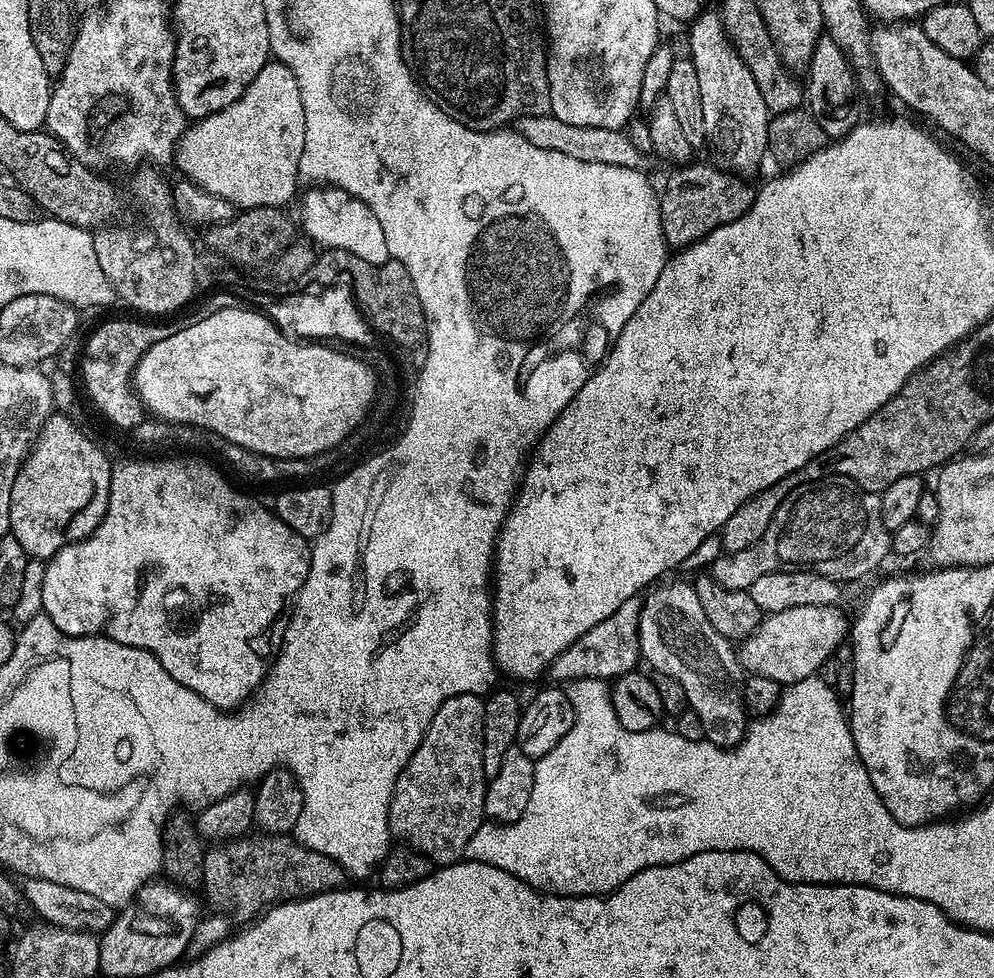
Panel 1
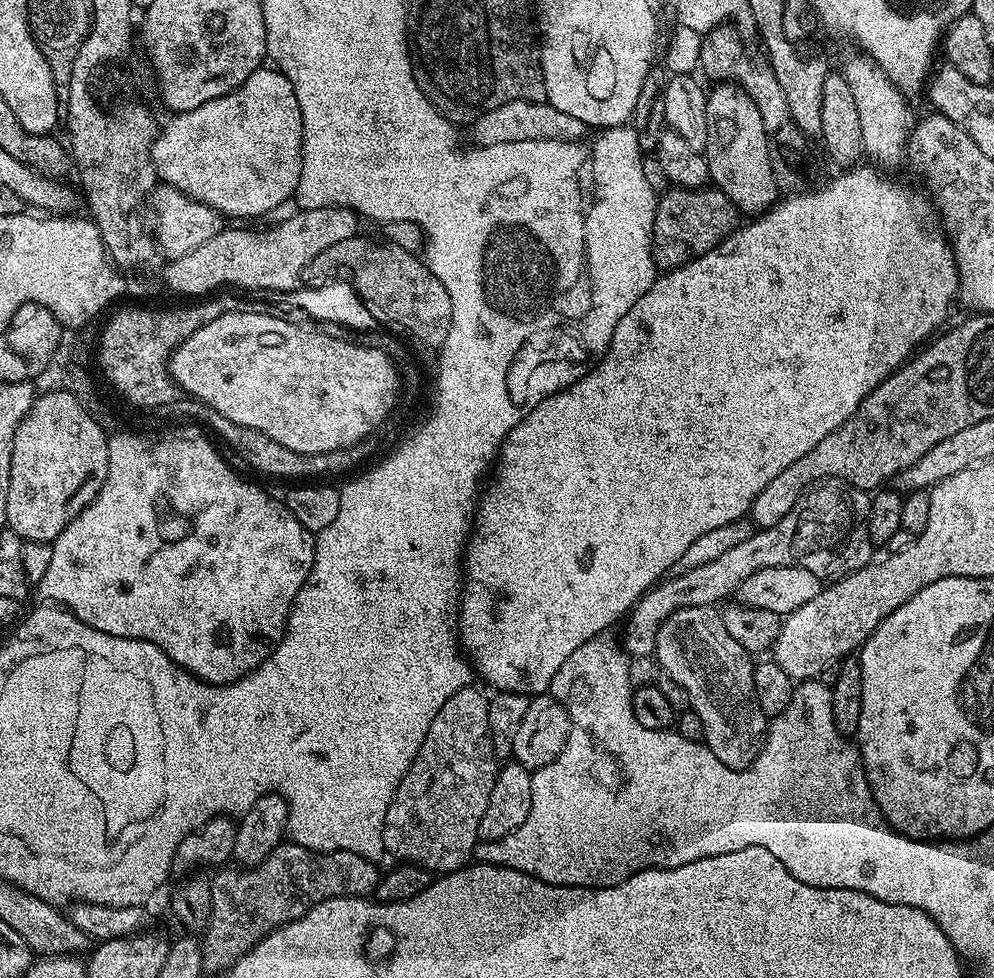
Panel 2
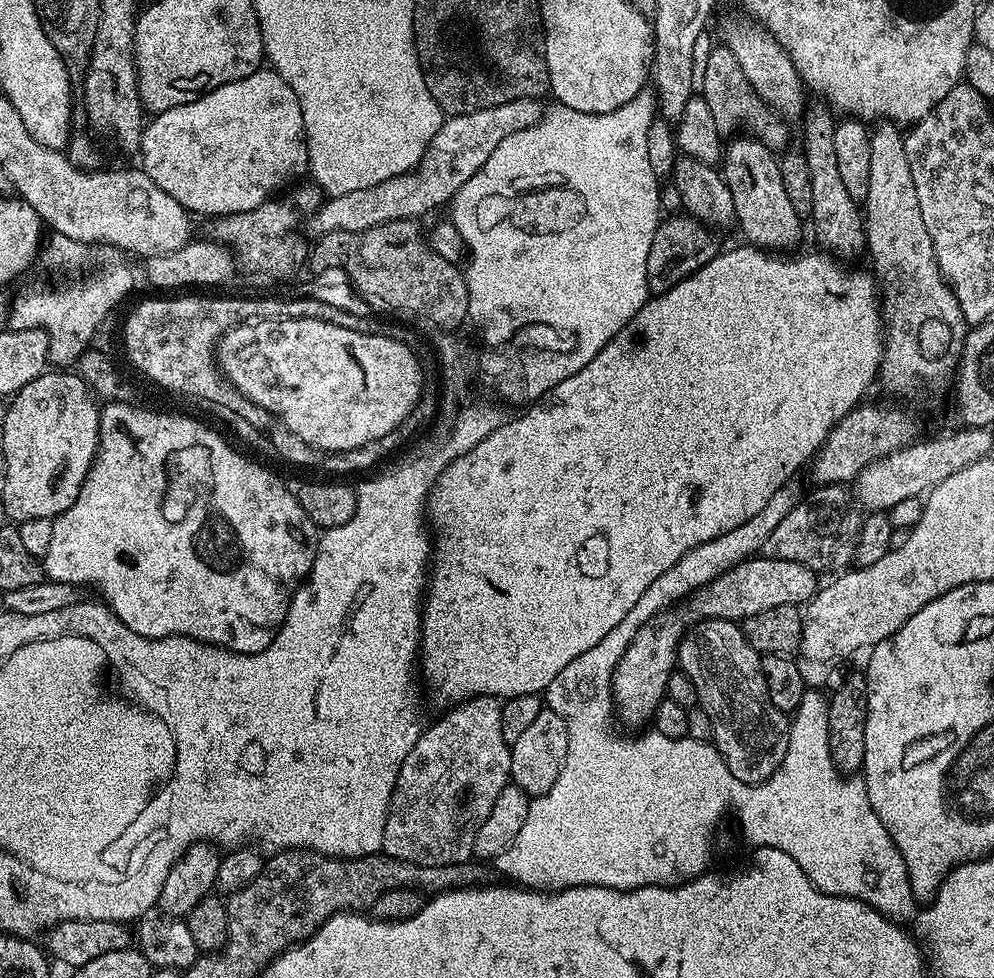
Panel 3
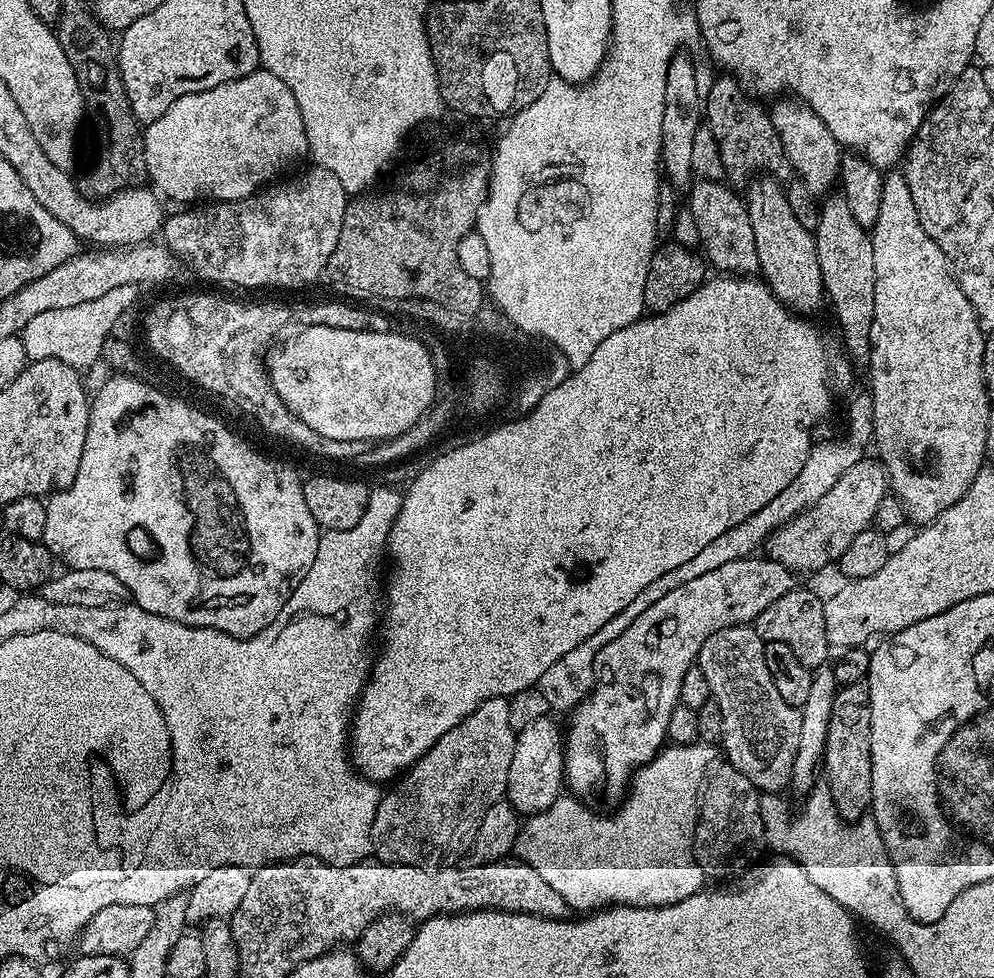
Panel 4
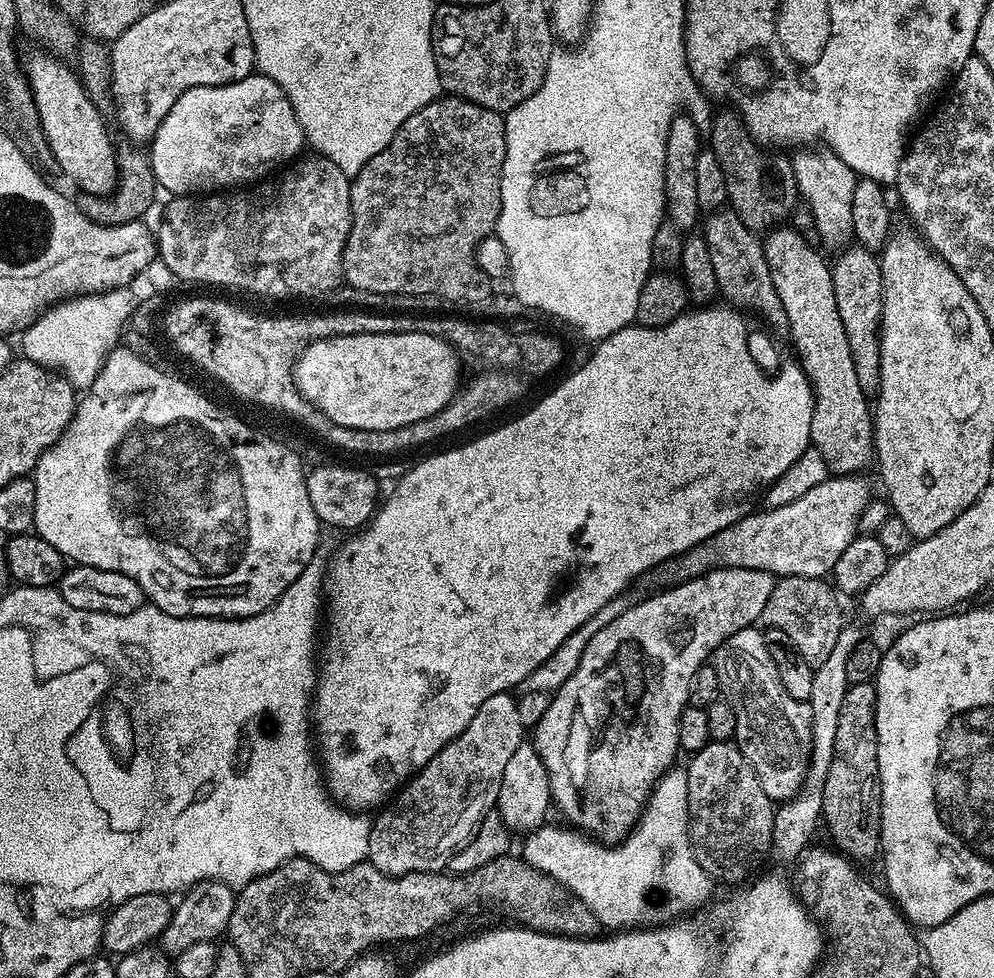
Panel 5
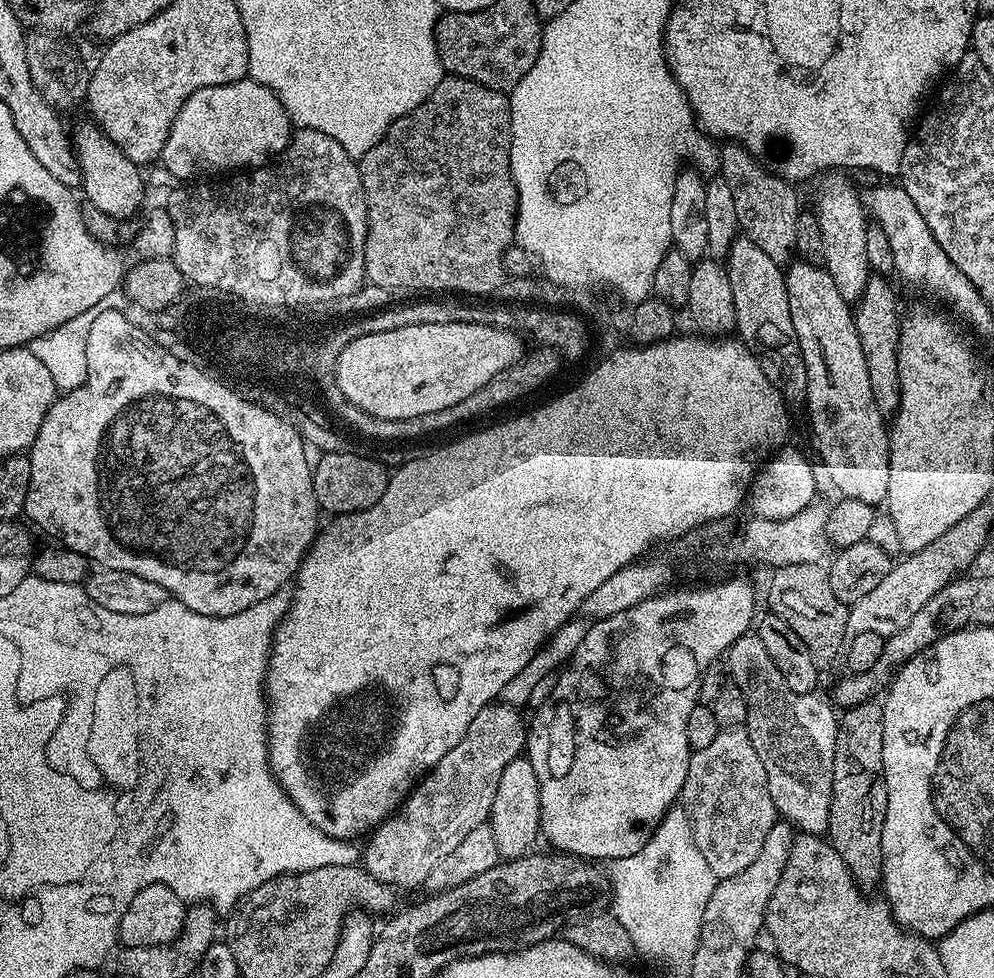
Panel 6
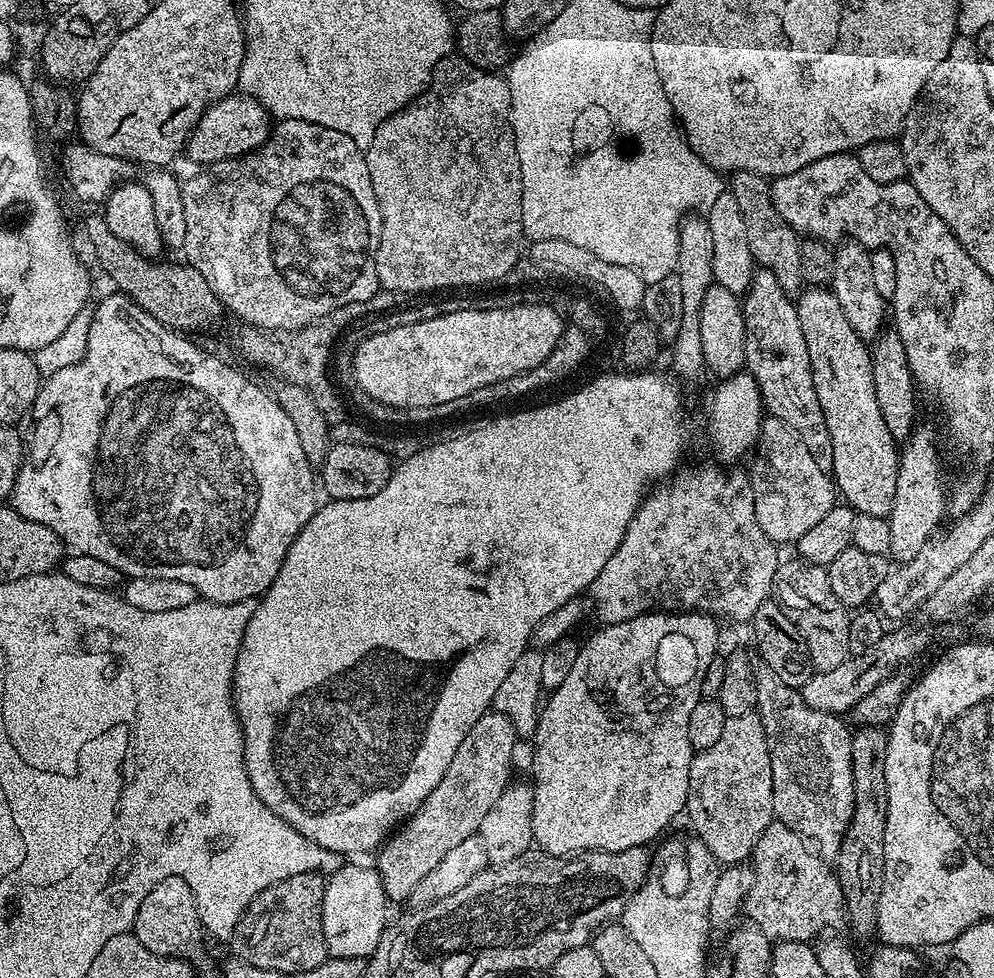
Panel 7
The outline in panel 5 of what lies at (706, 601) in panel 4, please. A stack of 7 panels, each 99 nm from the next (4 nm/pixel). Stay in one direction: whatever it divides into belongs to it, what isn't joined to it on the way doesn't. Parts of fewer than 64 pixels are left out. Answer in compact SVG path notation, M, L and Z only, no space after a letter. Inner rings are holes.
M714 568L711 572L703 572L692 580L682 580L678 584L665 587L665 592L657 596L648 596L637 604L629 606L625 612L620 612L612 621L601 623L600 629L590 638L586 650L582 650L582 658L578 662L578 670L570 676L568 681L551 693L552 701L543 716L542 722L538 722L534 729L534 743L542 762L548 770L550 778L550 790L552 791L552 804L565 816L571 827L601 841L619 842L636 827L644 804L648 801L648 795L652 787L660 781L665 771L677 763L676 752L681 751L678 742L678 722L682 718L684 709L689 707L688 695L690 694L690 682L694 674L704 664L709 663L710 657L716 651L723 640L730 638L730 634L738 634L738 630L753 627L760 620L762 610L766 610L766 602L770 602L770 594L774 590L777 577L771 572L762 570L750 570L749 568Z

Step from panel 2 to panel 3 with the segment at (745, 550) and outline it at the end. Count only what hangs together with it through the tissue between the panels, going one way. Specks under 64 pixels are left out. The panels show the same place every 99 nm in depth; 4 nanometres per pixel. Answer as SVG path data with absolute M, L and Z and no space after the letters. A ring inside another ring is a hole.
M825 484L813 489L805 500L803 497L793 506L782 522L778 522L762 552L775 560L802 562L802 566L813 568L817 574L836 574L847 569L856 559L862 512L847 487Z

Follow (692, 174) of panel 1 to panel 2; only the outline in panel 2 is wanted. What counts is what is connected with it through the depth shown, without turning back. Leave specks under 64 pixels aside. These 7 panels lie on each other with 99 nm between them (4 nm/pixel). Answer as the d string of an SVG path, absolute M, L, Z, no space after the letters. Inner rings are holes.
M672 186L656 201L652 223L652 261L657 269L680 268L686 262L713 251L738 227L738 209L728 195L715 186L678 188Z

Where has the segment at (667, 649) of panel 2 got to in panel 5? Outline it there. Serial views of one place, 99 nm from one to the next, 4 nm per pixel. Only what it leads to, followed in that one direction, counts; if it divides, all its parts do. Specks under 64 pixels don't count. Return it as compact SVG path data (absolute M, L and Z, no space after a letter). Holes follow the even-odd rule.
M753 626L730 634L716 647L710 657L712 669L718 674L723 699L734 710L734 743L753 767L763 790L773 802L791 800L804 785L809 764L811 744L811 706L798 698L786 694L786 686L778 678L778 666L766 650L766 638L759 627Z

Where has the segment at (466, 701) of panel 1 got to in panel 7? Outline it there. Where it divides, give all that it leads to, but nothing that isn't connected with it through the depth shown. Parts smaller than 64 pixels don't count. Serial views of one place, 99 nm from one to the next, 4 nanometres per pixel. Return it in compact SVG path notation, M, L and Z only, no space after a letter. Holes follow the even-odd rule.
M489 710L474 722L470 734L466 734L462 746L458 746L450 770L442 774L442 782L430 790L426 802L422 802L418 811L408 817L375 853L374 867L382 878L382 890L389 901L407 901L414 886L418 886L454 846L479 833L482 818L490 814L490 806L502 798L502 790L510 782L508 775L512 772L512 751L516 743L516 731L506 714Z

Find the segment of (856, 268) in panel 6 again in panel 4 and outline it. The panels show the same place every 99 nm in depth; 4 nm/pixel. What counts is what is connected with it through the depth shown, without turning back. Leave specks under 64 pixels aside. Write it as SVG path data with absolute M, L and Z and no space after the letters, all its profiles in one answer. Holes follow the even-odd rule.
M799 102L776 104L770 108L772 124L780 135L782 150L788 159L789 169L804 183L813 194L828 194L840 179L840 157L842 146L830 134L826 122L818 118L809 108Z

